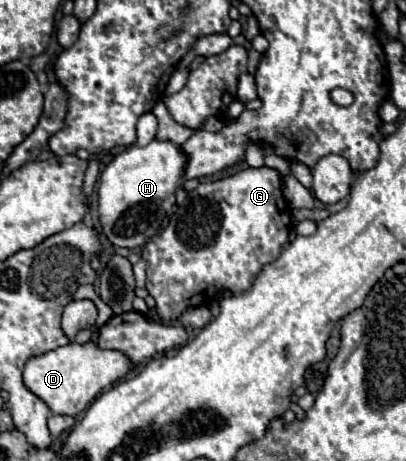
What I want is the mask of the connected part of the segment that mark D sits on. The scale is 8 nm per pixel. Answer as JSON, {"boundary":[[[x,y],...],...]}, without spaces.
{"boundary":[[[72,342],[62,348],[50,350],[42,356],[30,358],[24,368],[24,384],[48,404],[52,414],[76,416],[84,412],[104,388],[126,378],[132,368],[134,364],[120,350],[102,350],[92,342]]]}

